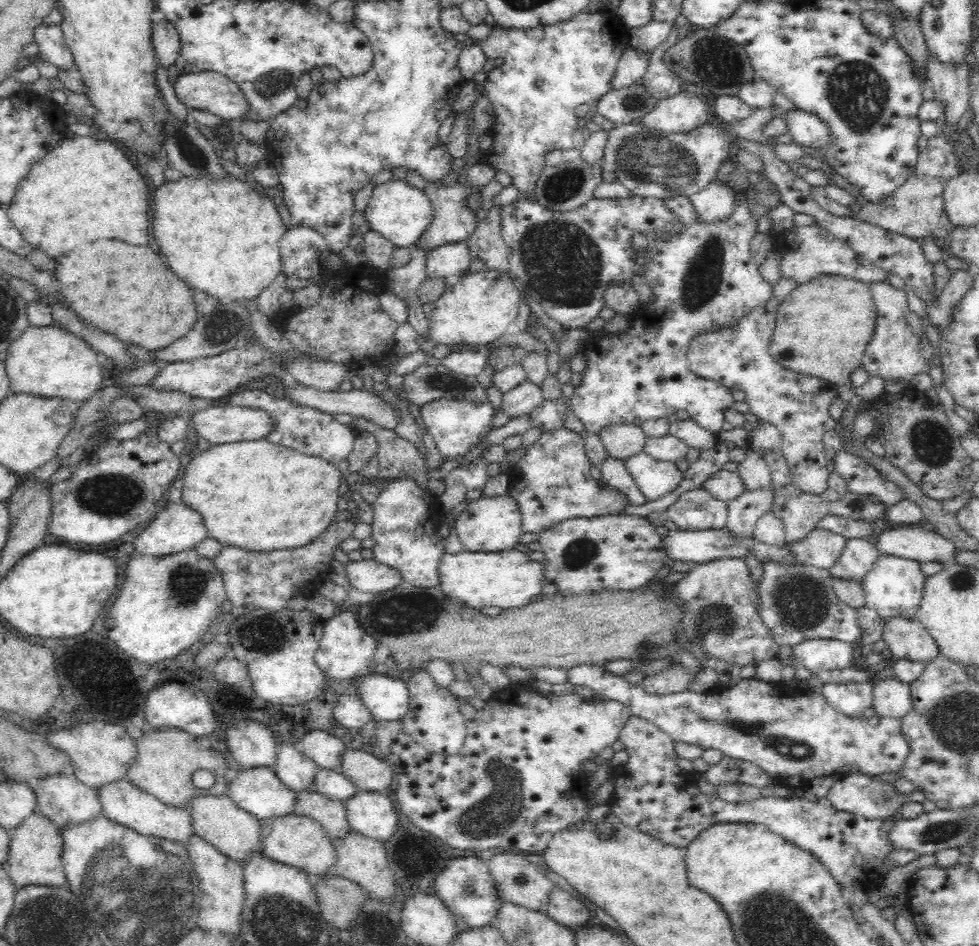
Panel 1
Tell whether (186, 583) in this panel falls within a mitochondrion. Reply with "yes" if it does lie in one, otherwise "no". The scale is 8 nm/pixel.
yes

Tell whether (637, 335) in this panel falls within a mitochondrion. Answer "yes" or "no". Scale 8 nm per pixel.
no

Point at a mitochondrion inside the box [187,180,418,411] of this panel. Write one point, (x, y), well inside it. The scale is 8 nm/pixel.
(225, 327)

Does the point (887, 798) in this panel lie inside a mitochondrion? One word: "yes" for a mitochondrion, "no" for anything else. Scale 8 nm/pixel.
yes

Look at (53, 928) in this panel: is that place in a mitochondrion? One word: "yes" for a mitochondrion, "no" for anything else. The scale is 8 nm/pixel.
yes

